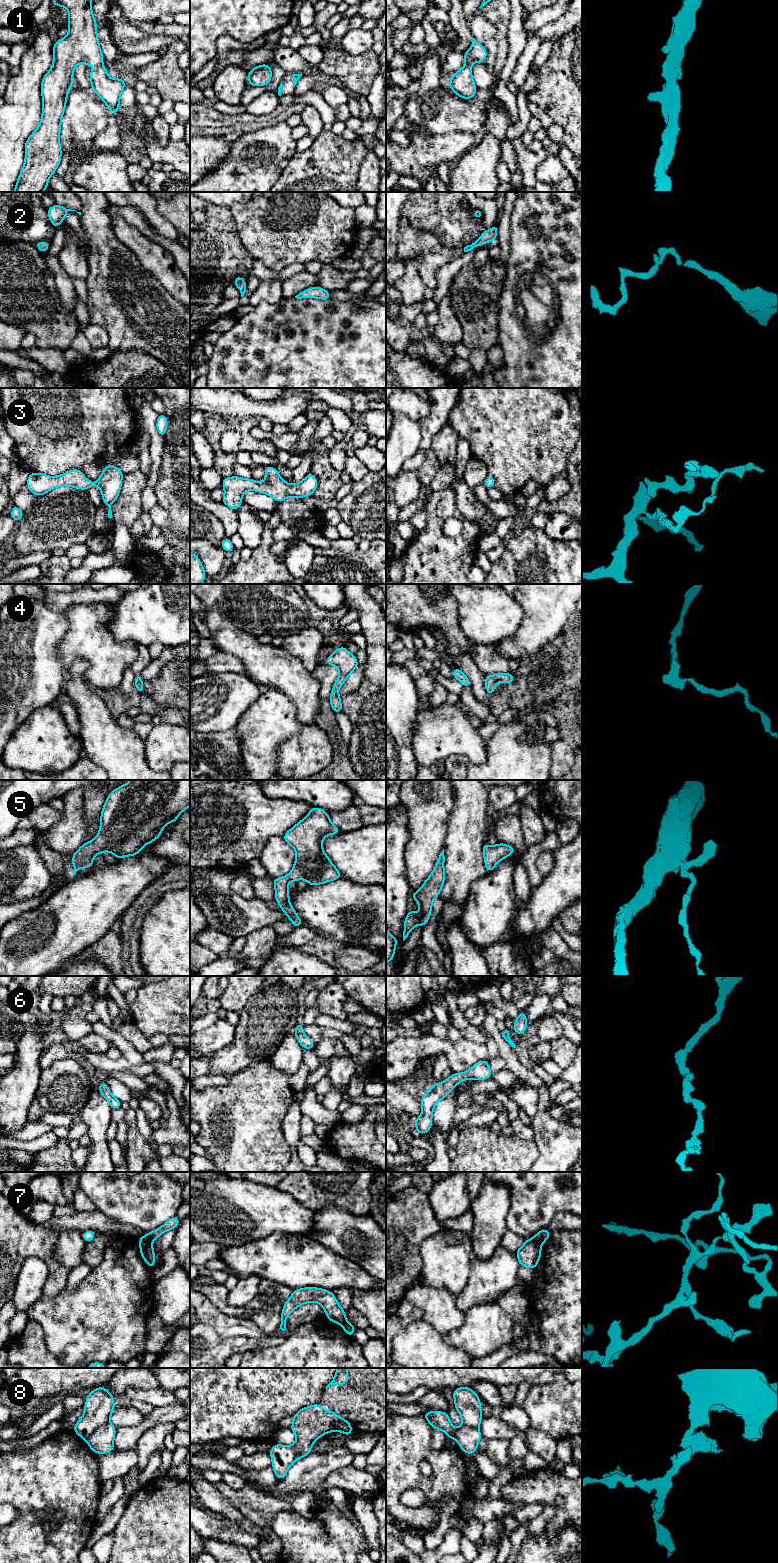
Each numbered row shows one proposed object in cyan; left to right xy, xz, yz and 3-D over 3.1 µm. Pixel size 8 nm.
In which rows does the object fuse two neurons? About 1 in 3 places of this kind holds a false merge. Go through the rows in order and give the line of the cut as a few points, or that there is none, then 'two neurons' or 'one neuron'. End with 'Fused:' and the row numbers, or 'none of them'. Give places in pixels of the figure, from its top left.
1: no cut; one neuron
2: no cut; one neuron
3: no cut; one neuron
4: no cut; one neuron
5: no cut; one neuron
6: no cut; one neuron
7: cut in xy along (142, 1236), (150, 1243); two neurons
8: cut in xy along (108, 1421), (99, 1425), (85, 1439); two neurons
Fused: 7, 8

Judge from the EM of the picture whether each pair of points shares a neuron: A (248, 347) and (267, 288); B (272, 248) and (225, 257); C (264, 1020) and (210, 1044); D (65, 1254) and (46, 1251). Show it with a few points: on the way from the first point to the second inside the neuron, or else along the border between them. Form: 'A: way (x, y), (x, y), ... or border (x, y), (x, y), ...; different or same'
A: border (283, 297), (274, 303), (259, 302), (254, 306); different
B: border (238, 232), (243, 247), (254, 260); different
C: border (235, 1026), (234, 1038), (218, 1050); different
D: border (58, 1235), (54, 1258), (70, 1269); different

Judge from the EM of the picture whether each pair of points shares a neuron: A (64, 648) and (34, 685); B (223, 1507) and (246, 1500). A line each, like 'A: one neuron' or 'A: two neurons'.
A: two neurons
B: two neurons

